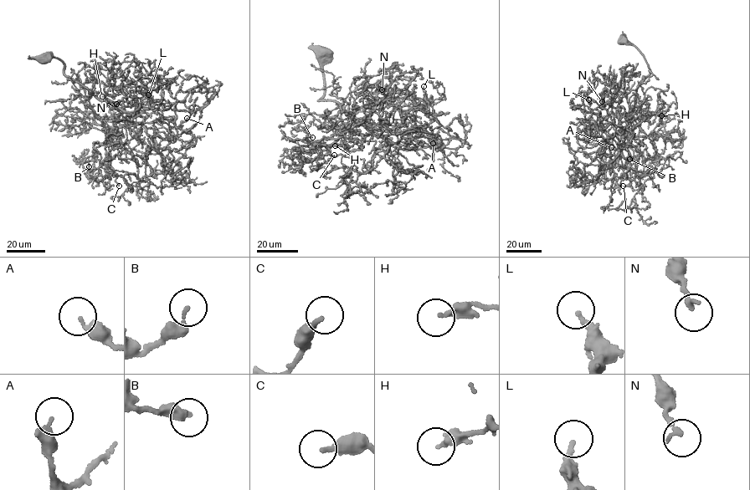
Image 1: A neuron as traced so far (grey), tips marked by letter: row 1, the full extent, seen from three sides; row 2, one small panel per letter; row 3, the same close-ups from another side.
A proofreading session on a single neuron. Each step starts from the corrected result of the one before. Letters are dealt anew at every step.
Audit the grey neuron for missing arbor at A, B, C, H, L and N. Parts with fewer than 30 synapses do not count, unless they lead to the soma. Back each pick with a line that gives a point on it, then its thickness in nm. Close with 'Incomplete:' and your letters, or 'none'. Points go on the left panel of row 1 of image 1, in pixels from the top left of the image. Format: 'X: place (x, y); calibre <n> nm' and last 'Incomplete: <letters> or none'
Incomplete: none

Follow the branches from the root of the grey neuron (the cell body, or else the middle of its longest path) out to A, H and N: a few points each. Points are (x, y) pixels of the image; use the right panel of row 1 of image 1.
A: (623, 40), (639, 49), (650, 74), (637, 87), (629, 125), (613, 135), (615, 149), (611, 147)
H: (623, 40), (639, 49), (650, 74), (637, 87), (629, 125), (618, 125), (630, 109), (660, 108), (661, 115)
N: (623, 40), (650, 71), (629, 128), (621, 132), (626, 123), (608, 96), (602, 101)

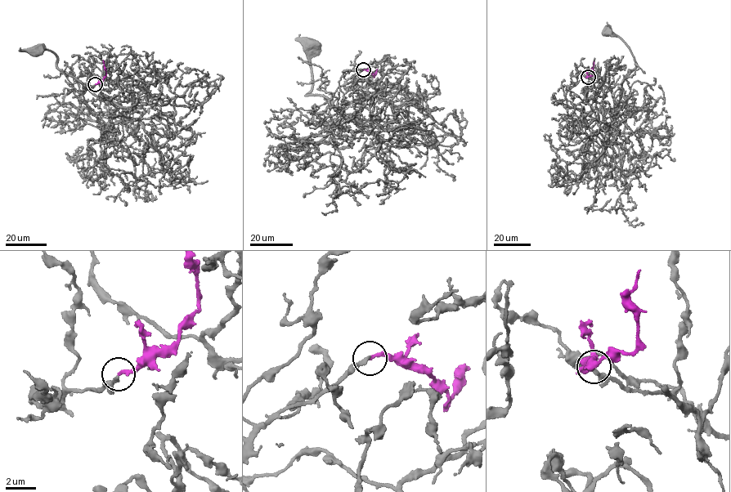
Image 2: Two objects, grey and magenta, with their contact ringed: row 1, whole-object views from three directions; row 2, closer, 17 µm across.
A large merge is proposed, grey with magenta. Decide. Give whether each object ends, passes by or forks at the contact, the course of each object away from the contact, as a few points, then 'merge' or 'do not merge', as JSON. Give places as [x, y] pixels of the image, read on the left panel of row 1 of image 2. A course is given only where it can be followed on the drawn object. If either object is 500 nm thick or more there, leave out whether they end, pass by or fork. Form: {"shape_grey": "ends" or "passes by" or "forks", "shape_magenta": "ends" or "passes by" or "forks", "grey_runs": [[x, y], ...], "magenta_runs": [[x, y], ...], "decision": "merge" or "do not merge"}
{"shape_grey": "ends", "shape_magenta": "ends", "grey_runs": [[95, 84], [82, 92], [83, 102], [104, 124], [80, 100], [82, 83], [60, 71], [55, 53], [35, 51]], "magenta_runs": [[95, 84], [106, 75], [103, 60]], "decision": "merge"}

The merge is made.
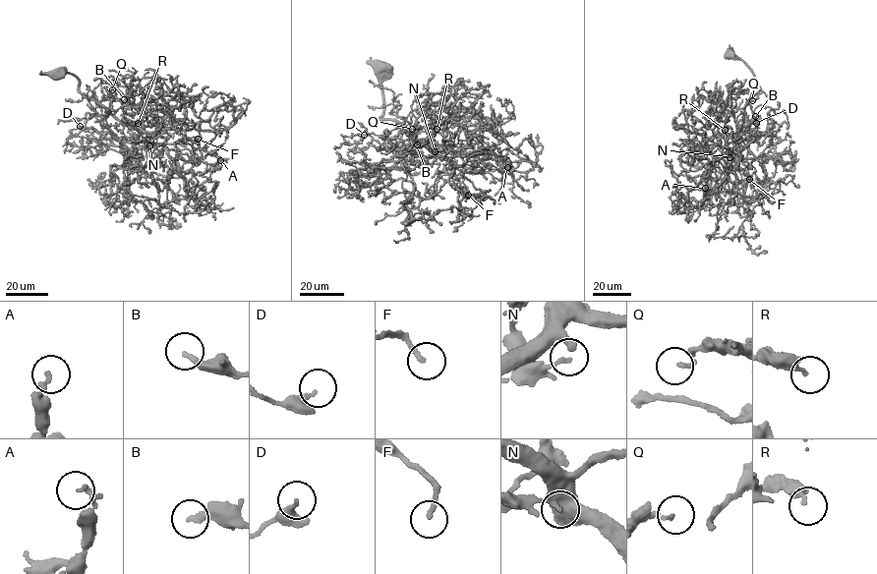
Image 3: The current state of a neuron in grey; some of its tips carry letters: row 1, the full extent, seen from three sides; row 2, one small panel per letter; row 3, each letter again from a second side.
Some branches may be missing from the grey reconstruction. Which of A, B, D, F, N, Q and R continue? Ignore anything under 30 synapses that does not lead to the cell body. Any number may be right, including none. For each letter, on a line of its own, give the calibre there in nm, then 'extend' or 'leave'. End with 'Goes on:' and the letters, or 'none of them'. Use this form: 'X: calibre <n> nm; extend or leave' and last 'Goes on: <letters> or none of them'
A: calibre 160 nm; leave
B: calibre 220 nm; leave
D: calibre 240 nm; leave
F: calibre 150 nm; extend
N: calibre 140 nm; leave
Q: calibre 130 nm; leave
R: calibre 320 nm; leave
Goes on: F

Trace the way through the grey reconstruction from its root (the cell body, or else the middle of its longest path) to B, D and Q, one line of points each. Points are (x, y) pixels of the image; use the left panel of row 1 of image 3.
B: (57, 74), (76, 77), (80, 92), (118, 120), (151, 133), (171, 126), (169, 112), (146, 112), (124, 99)
D: (57, 74), (76, 77), (80, 92), (105, 107), (102, 125), (129, 149), (125, 154), (72, 136), (80, 126)
Q: (57, 74), (76, 77), (80, 92), (118, 120), (151, 133), (171, 126), (138, 86), (115, 81), (112, 89)

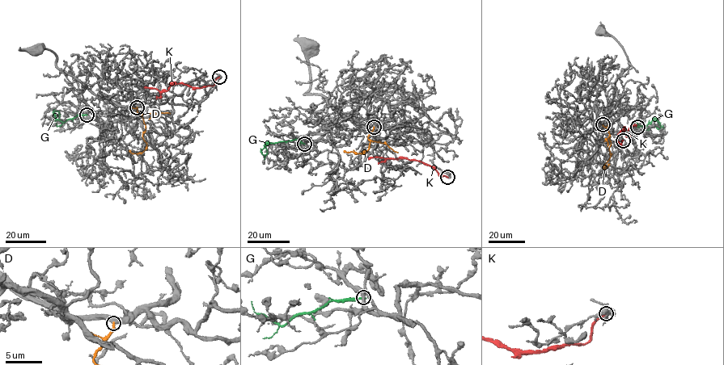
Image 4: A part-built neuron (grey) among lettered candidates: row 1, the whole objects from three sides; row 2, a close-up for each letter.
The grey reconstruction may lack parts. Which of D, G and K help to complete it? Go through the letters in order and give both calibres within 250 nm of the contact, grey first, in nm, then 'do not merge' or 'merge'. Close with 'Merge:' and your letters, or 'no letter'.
D: calibres 440 and 240 nm; do not merge
G: calibres 380 and 240 nm; do not merge
K: calibres 300 and 320 nm; do not merge
Merge: no letter

